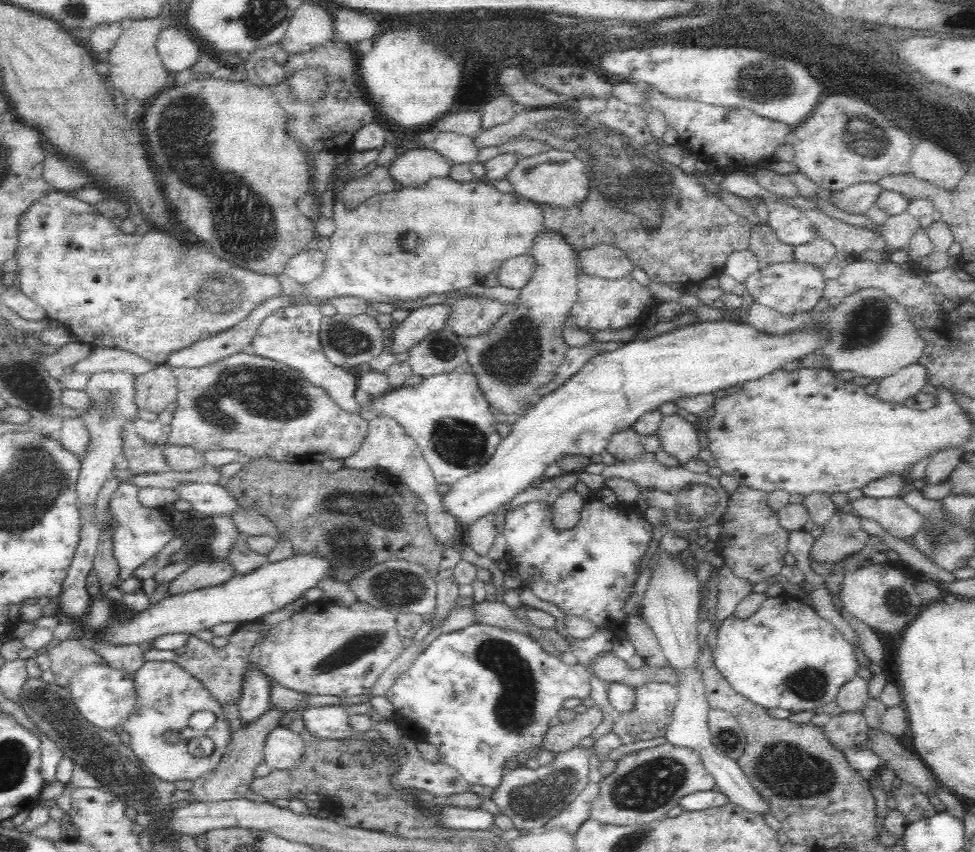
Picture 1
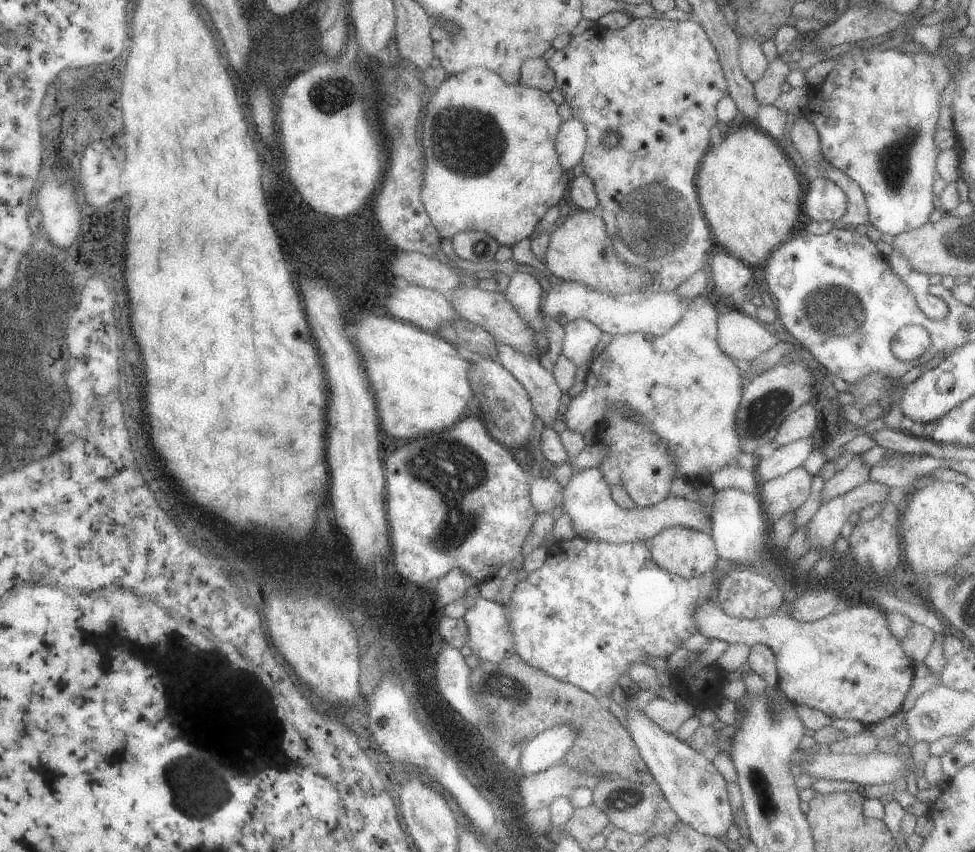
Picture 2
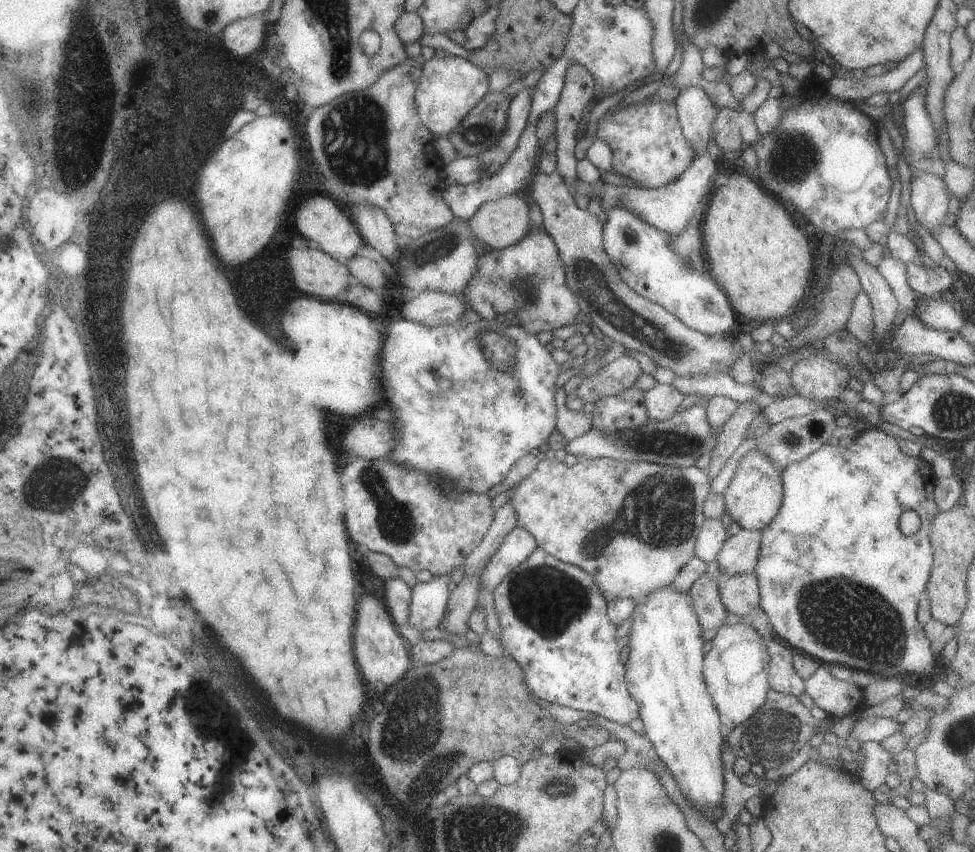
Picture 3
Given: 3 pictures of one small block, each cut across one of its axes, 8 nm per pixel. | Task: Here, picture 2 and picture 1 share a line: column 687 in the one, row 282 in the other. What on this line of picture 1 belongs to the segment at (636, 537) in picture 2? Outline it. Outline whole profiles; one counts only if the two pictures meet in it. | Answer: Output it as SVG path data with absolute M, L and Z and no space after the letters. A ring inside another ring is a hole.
M530 253L510 258L497 270L498 284L522 290L536 270L536 260Z

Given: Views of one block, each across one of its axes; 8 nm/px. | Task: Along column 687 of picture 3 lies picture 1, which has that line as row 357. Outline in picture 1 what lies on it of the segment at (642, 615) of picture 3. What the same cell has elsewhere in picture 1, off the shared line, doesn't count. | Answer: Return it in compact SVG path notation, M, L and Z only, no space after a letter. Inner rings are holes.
M810 321L805 325L800 330L770 335L758 331L746 322L697 322L644 342L630 341L615 351L592 357L559 389L542 397L535 403L534 408L530 408L511 427L504 429L503 439L492 458L477 472L453 482L448 492L441 496L441 509L453 518L461 529L465 529L485 514L494 513L516 498L522 490L530 486L533 479L544 474L549 464L565 454L588 459L594 454L600 454L607 448L608 439L615 430L632 426L641 414L658 409L664 402L676 400L678 396L712 394L715 390L724 390L728 386L740 386L743 382L756 380L774 370L783 369L786 364L814 354L831 343L831 328L826 323Z

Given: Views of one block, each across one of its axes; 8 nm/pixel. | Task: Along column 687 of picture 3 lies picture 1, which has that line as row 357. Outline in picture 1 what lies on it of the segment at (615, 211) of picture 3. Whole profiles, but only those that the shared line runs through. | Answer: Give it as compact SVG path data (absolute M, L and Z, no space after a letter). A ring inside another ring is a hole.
M308 302L277 310L264 319L258 328L258 334L252 342L258 357L269 358L296 370L304 380L319 386L332 397L337 405L345 411L357 412L360 404L354 399L357 376L341 366L336 366L326 357L322 349L320 328L323 318L320 304Z

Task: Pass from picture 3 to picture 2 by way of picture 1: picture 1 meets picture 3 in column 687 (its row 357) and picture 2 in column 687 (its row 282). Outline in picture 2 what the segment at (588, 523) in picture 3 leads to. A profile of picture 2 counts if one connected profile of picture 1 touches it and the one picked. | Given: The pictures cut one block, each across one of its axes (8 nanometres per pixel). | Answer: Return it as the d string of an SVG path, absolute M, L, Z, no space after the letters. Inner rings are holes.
M672 526L657 532L645 541L650 559L664 571L682 577L694 577L713 572L718 556L714 552L714 544L708 532L693 530L687 527Z

